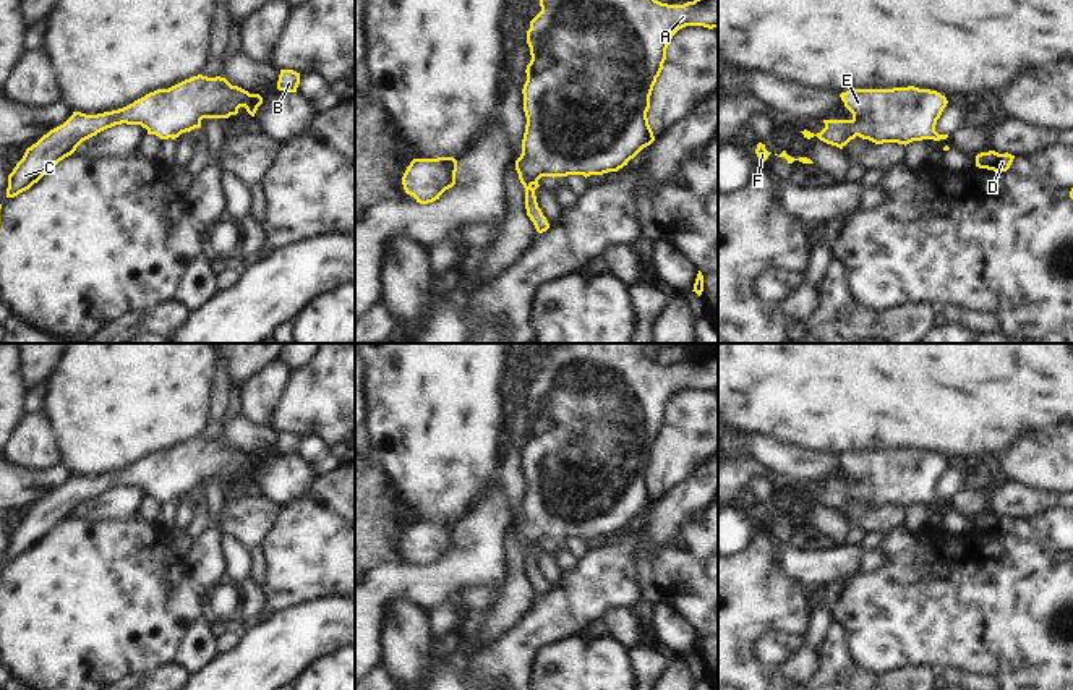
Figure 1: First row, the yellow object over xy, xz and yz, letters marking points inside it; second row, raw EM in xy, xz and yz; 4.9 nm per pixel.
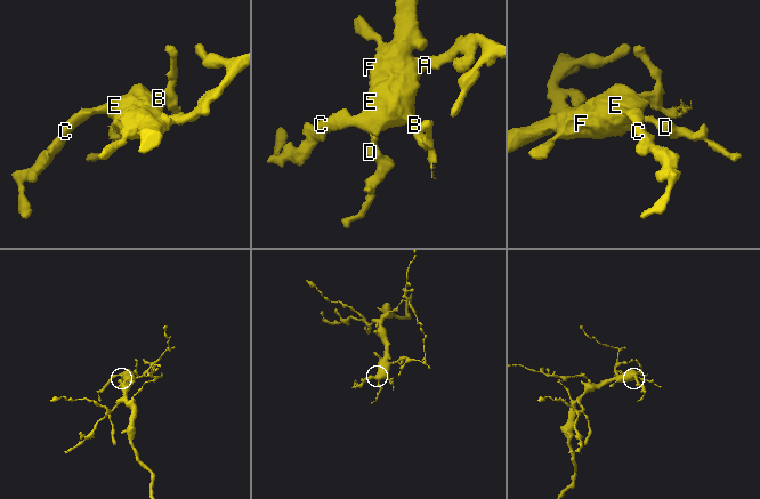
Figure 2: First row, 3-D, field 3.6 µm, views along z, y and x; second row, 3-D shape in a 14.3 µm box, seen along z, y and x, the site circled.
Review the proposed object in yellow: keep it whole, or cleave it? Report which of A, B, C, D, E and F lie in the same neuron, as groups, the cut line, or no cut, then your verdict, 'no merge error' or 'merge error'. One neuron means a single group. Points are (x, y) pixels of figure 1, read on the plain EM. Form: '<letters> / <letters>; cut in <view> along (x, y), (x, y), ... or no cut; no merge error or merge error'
A B C D E F; no cut; no merge error

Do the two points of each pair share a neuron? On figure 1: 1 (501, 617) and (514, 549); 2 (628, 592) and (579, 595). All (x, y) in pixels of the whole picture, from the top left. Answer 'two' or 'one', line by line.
1: one
2: one

